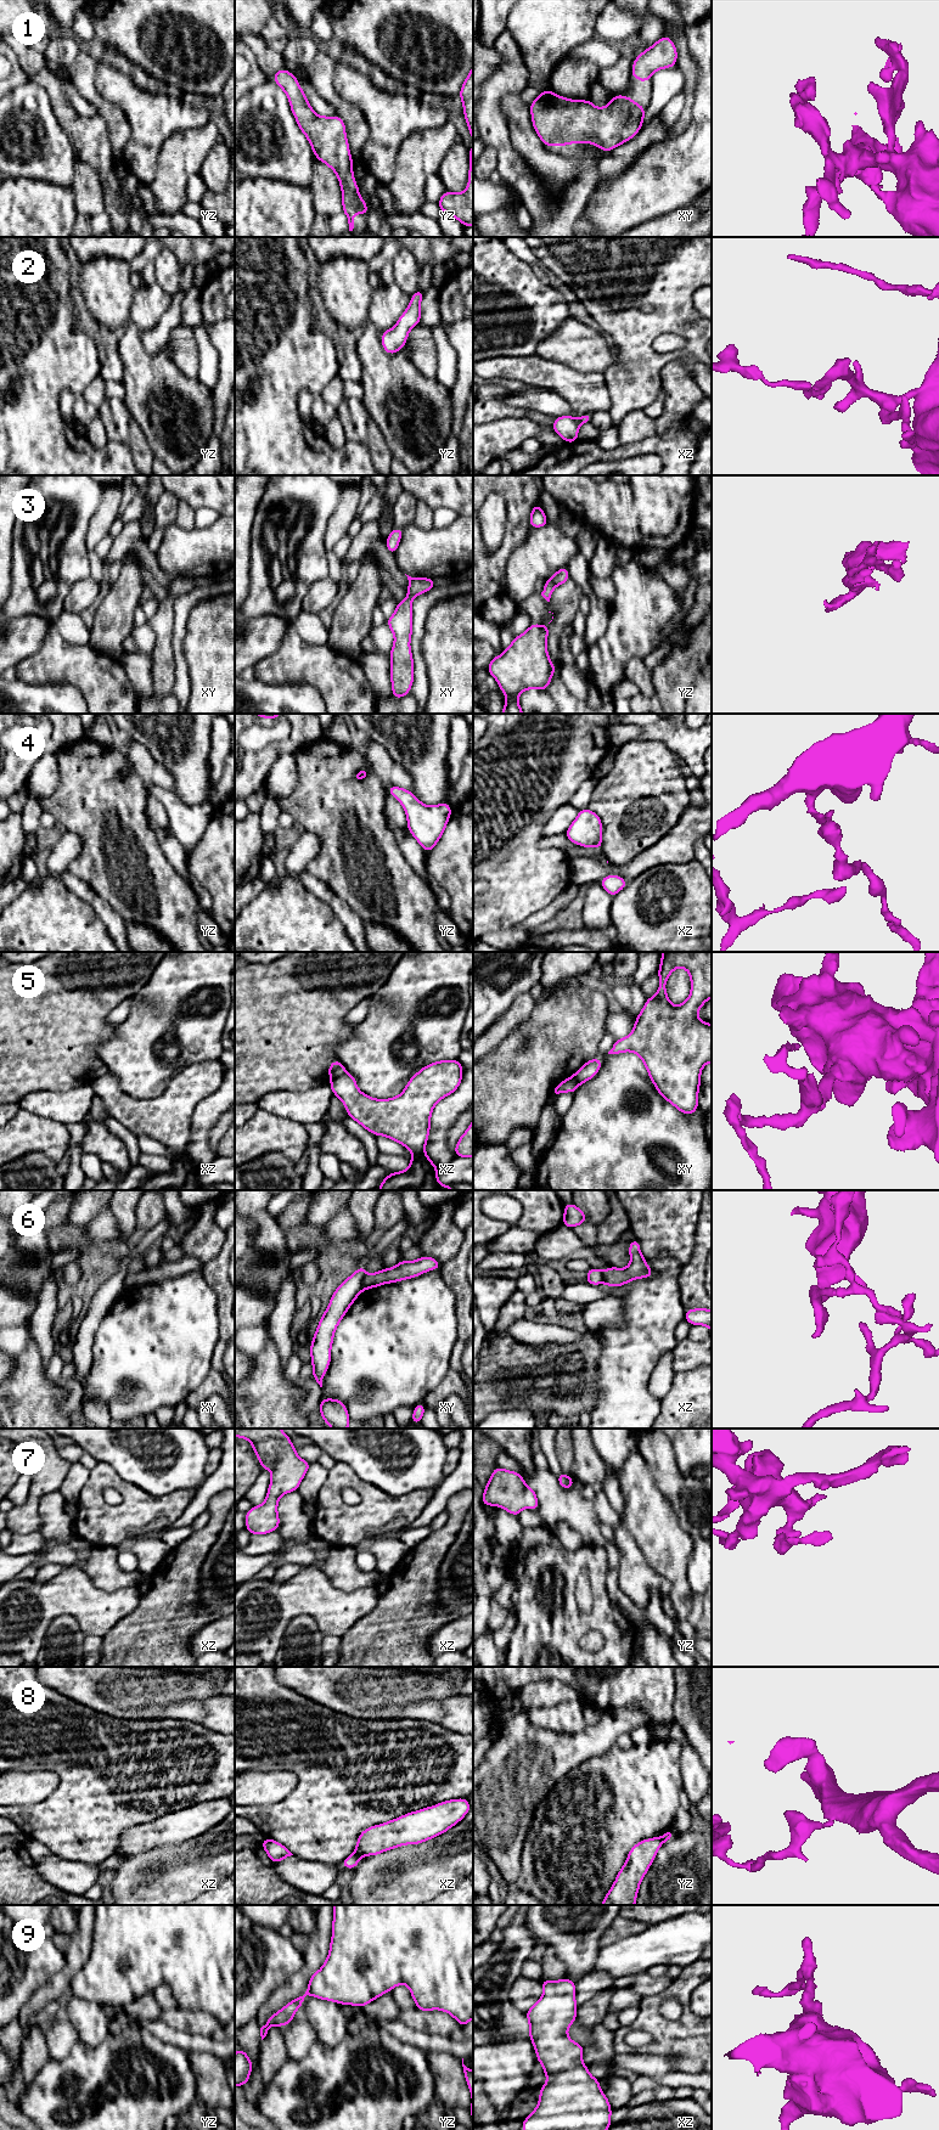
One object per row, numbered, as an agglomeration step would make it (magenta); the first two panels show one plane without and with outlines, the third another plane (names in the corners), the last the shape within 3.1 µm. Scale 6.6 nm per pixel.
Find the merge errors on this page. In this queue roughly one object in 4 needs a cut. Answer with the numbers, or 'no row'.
3, 5, 6, 8

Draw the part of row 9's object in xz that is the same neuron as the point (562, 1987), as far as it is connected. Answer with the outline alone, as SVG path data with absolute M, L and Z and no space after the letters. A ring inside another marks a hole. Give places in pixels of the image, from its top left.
M567 1977L556 1982L541 1978L544 1995L525 2012L529 2021L529 2039L536 2051L549 2081L540 2087L540 2097L533 2113L522 2121L523 2130L608 2130L612 2108L600 2087L581 2062L584 2047L570 2040L567 2030L577 2019L575 1983Z

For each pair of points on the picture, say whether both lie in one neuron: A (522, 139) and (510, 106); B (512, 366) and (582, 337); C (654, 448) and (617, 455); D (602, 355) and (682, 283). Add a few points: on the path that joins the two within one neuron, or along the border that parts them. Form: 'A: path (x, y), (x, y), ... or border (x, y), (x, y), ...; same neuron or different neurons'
A: path (521, 130), (518, 114); same neuron
B: border (535, 353), (566, 365); different neurons
C: path (645, 448), (627, 451); same neuron
D: border (601, 331), (618, 354), (618, 361), (605, 372); different neurons

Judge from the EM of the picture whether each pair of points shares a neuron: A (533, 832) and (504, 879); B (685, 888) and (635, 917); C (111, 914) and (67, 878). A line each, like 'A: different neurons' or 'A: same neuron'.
A: same neuron
B: same neuron
C: same neuron

